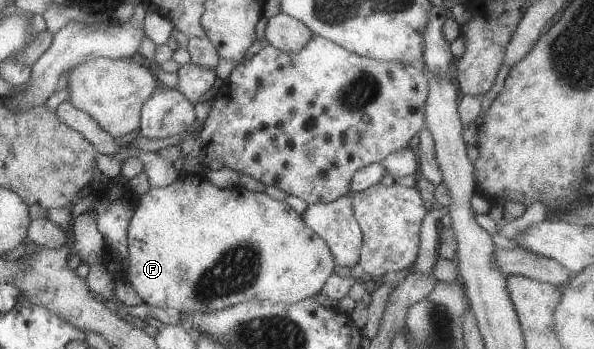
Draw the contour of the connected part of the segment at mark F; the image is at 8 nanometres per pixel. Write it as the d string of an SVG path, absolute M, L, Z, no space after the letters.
M181 173L170 185L163 188L148 188L148 191L139 195L138 199L127 227L127 259L124 261L122 269L126 271L127 283L146 305L162 309L170 307L180 313L206 313L221 310L249 299L291 304L318 294L322 285L326 283L326 279L333 273L335 263L328 244L319 235L316 235L316 232L303 222L301 215L284 200L274 200L265 192L253 192L244 189L241 185L219 188L214 186L208 178L202 179L200 173L198 175Z

